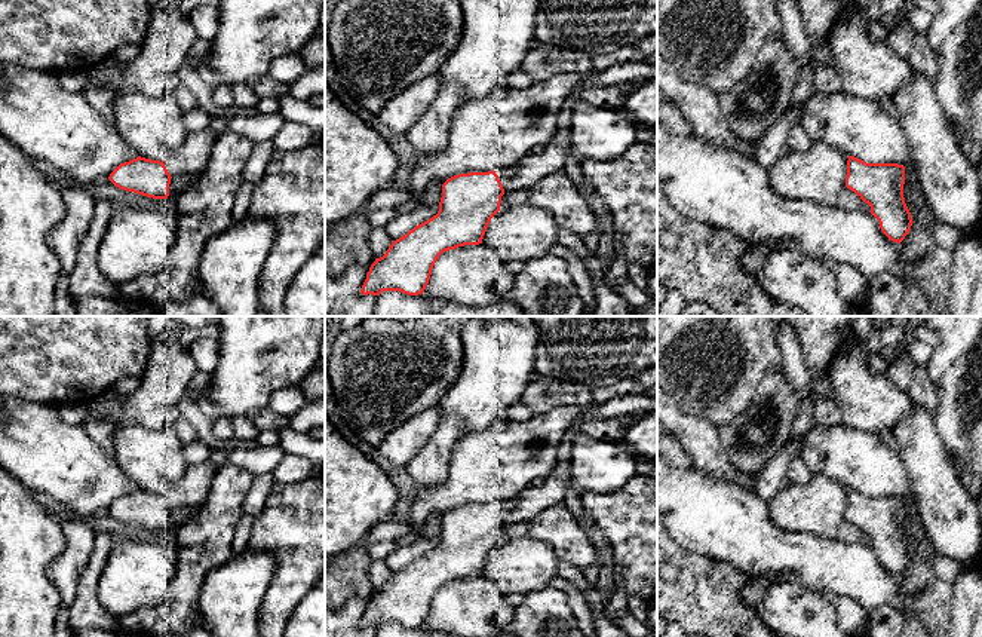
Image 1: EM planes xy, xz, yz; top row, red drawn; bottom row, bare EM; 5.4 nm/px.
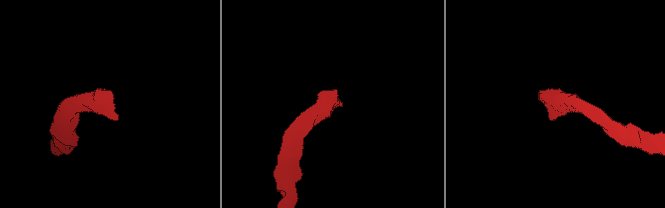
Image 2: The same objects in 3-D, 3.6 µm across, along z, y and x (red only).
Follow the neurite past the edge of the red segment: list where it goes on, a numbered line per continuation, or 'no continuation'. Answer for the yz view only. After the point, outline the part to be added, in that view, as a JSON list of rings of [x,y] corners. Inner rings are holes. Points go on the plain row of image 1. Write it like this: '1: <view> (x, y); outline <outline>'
no continuation

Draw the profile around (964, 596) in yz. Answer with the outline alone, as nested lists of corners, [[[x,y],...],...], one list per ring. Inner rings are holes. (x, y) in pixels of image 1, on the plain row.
[[[982,557],[975,569],[960,570],[946,597],[946,637],[982,637]]]

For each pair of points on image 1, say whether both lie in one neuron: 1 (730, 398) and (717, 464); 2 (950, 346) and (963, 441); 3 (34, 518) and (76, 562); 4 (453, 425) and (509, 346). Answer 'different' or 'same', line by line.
1: different
2: same
3: different
4: different

